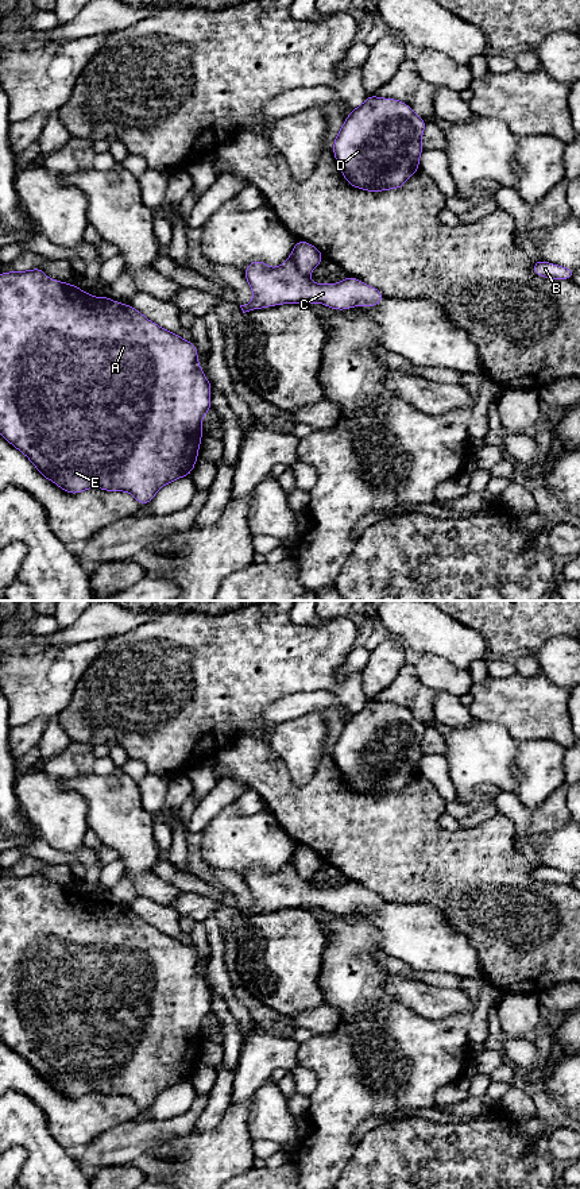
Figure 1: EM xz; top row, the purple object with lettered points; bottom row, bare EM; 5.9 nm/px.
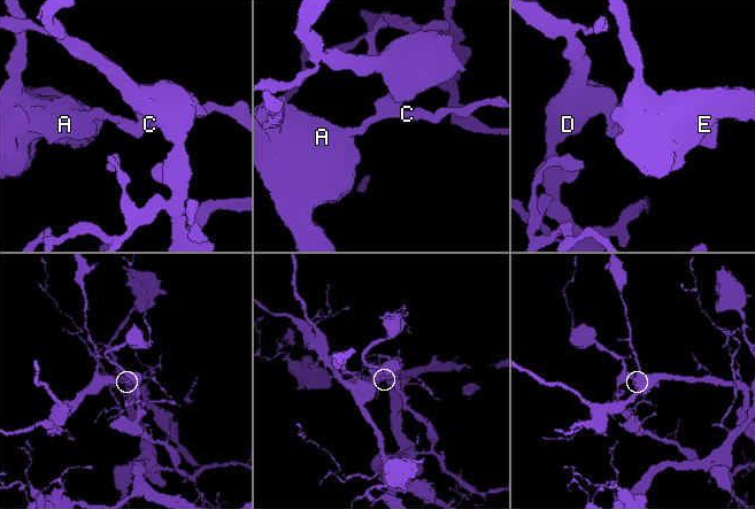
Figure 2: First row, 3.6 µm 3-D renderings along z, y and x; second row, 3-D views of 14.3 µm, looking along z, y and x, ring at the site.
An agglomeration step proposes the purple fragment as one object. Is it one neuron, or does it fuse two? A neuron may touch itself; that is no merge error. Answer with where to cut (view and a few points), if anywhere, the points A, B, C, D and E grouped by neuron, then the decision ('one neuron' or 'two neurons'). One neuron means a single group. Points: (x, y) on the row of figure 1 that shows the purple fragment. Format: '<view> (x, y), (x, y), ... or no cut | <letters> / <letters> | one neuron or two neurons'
xz (293, 251), (296, 267), (306, 275) | A B C E / D | two neurons

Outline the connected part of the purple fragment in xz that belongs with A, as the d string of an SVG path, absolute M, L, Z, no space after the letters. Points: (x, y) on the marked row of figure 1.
M43 269L0 274L0 435L24 453L42 476L63 491L77 494L92 487L125 491L140 505L147 505L161 487L193 471L202 439L202 417L212 409L210 390L212 385L198 364L196 344L161 328L129 304L124 305L109 297L93 297L73 283L47 278Z

